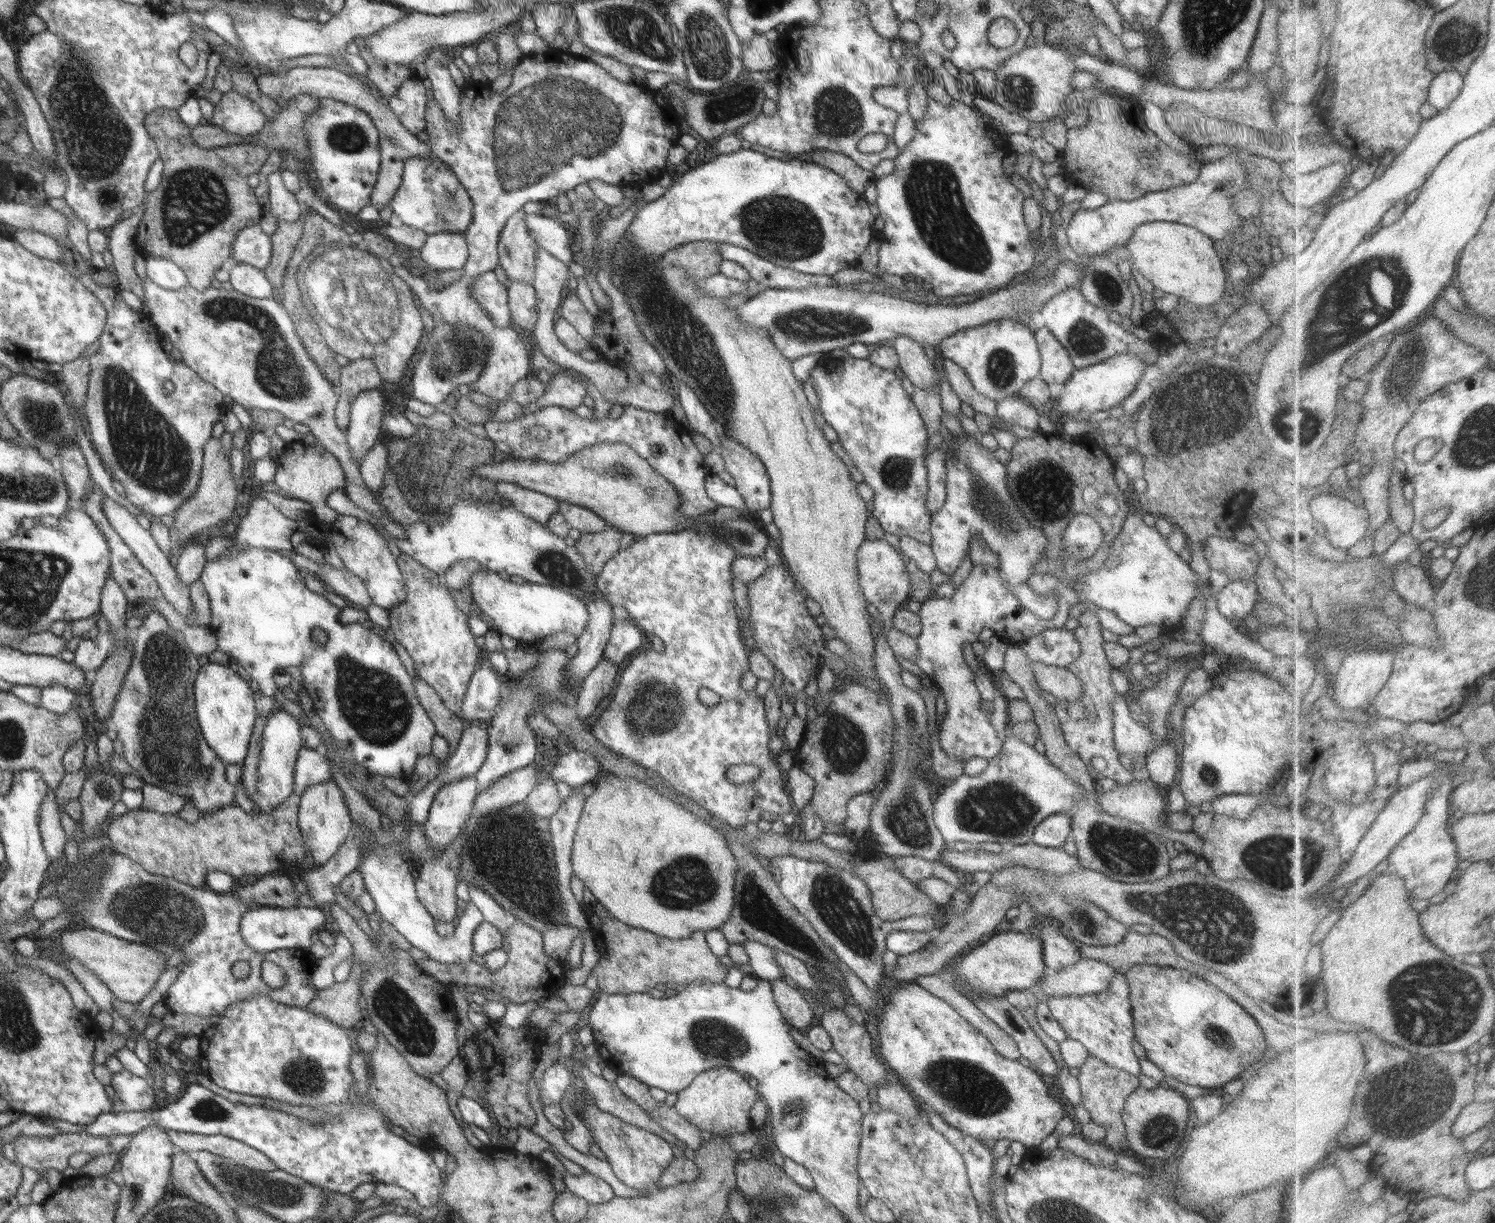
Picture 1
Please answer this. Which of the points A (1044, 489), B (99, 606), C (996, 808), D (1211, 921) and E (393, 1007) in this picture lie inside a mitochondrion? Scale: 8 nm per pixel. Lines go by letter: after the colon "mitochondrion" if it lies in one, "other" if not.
A: mitochondrion
B: other
C: mitochondrion
D: mitochondrion
E: mitochondrion

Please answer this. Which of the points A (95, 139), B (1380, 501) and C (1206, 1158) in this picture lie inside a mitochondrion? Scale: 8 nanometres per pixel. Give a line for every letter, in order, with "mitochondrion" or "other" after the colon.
A: mitochondrion
B: other
C: other

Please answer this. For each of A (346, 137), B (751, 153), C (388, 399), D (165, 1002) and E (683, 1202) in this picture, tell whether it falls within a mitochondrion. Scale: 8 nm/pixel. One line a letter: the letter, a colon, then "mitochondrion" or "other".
A: mitochondrion
B: other
C: other
D: other
E: other

